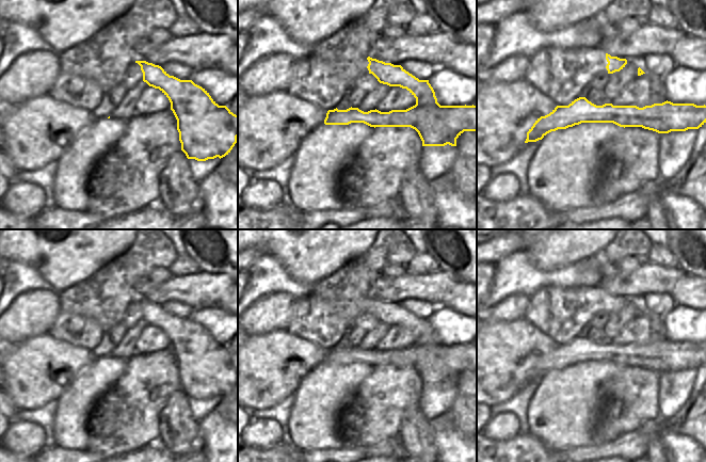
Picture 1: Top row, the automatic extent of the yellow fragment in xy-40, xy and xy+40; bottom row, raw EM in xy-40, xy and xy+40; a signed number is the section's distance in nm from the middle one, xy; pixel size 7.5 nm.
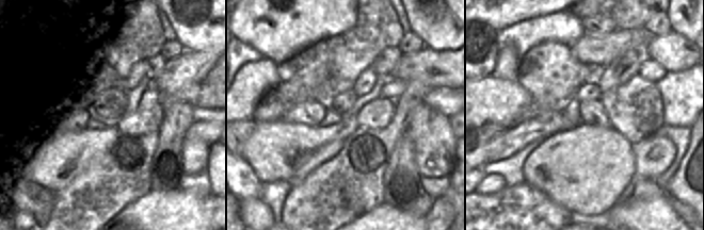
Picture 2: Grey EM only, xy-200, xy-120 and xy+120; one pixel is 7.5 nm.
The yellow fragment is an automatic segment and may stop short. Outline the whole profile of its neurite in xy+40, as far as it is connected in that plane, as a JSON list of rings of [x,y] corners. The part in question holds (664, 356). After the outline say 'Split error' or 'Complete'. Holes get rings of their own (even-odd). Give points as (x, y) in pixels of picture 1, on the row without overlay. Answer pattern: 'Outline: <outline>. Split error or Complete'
Outline: [[[579,336],[568,345],[557,345],[549,353],[541,355],[527,371],[525,382],[542,379],[547,372],[558,368],[566,368],[581,362],[613,362],[620,366],[642,366],[658,372],[699,368],[706,362],[706,345],[694,342],[673,342],[664,340],[639,347],[637,345],[613,345],[605,342],[596,345],[585,336]]]. Complete

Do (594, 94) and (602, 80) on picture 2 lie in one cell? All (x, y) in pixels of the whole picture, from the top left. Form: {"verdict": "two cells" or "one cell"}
{"verdict": "two cells"}

